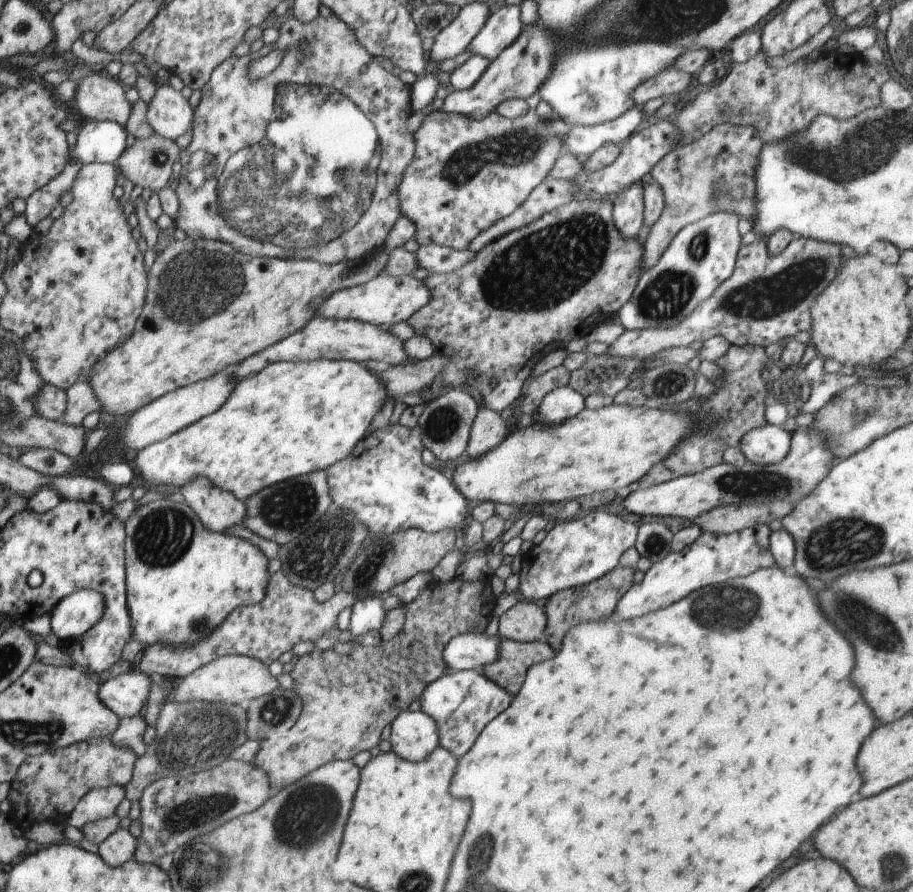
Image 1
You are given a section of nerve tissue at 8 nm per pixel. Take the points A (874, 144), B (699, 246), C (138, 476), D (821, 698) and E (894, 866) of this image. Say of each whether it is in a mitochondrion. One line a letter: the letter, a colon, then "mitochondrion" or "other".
A: mitochondrion
B: mitochondrion
C: other
D: other
E: mitochondrion

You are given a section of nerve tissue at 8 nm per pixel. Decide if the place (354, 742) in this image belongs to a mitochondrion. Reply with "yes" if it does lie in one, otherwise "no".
no

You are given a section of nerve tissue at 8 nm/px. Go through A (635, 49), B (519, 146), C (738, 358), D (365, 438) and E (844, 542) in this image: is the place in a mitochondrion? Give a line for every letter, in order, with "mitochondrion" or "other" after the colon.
A: mitochondrion
B: mitochondrion
C: other
D: other
E: mitochondrion

